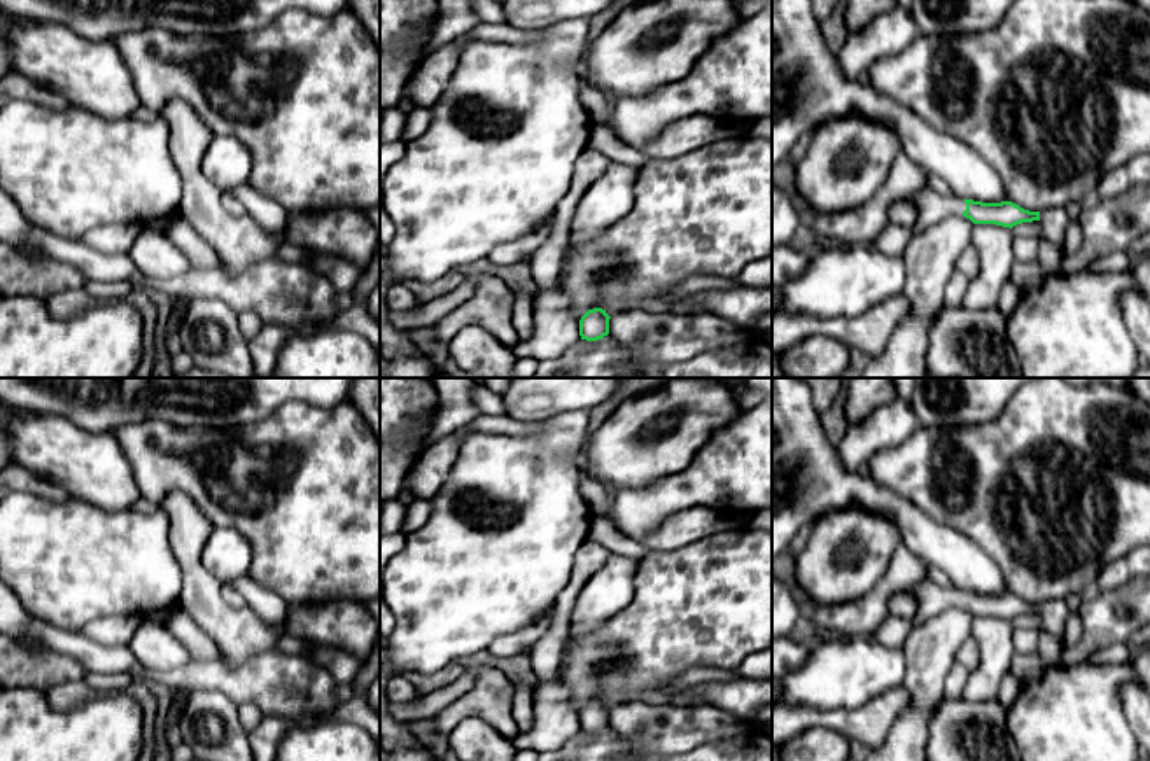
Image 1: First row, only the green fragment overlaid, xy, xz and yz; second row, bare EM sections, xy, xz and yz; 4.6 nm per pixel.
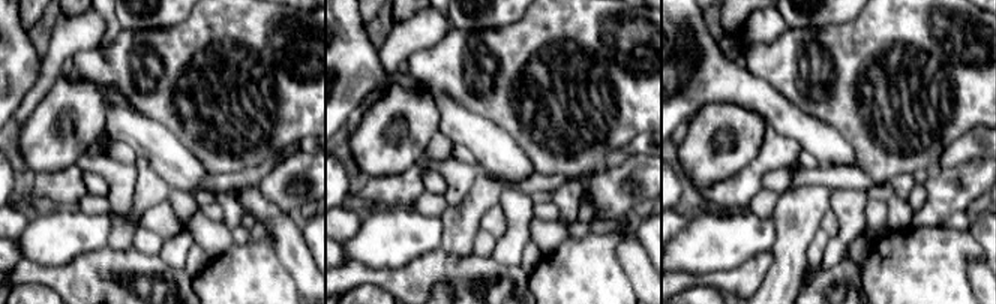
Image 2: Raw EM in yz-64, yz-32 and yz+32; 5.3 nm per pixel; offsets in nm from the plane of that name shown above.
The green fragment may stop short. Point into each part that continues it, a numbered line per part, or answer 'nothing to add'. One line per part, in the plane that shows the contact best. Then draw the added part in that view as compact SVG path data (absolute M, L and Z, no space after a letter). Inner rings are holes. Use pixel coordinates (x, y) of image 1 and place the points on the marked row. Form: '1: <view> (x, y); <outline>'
1: yz (932, 207); M928 187L910 196L908 201L912 201L917 210L914 233L924 233L942 219L949 215L963 215L966 210L964 199L956 198L954 194L942 196Z

